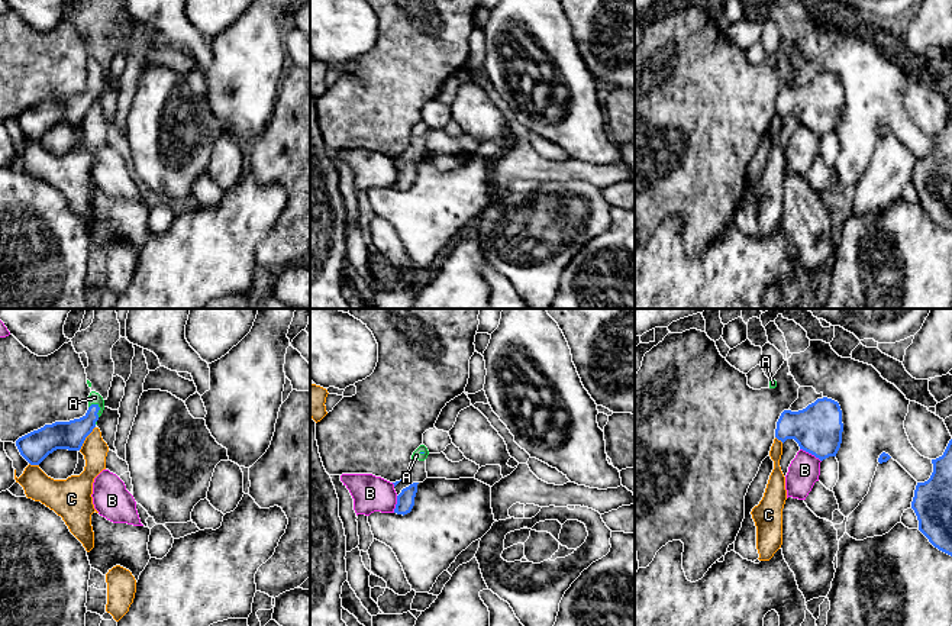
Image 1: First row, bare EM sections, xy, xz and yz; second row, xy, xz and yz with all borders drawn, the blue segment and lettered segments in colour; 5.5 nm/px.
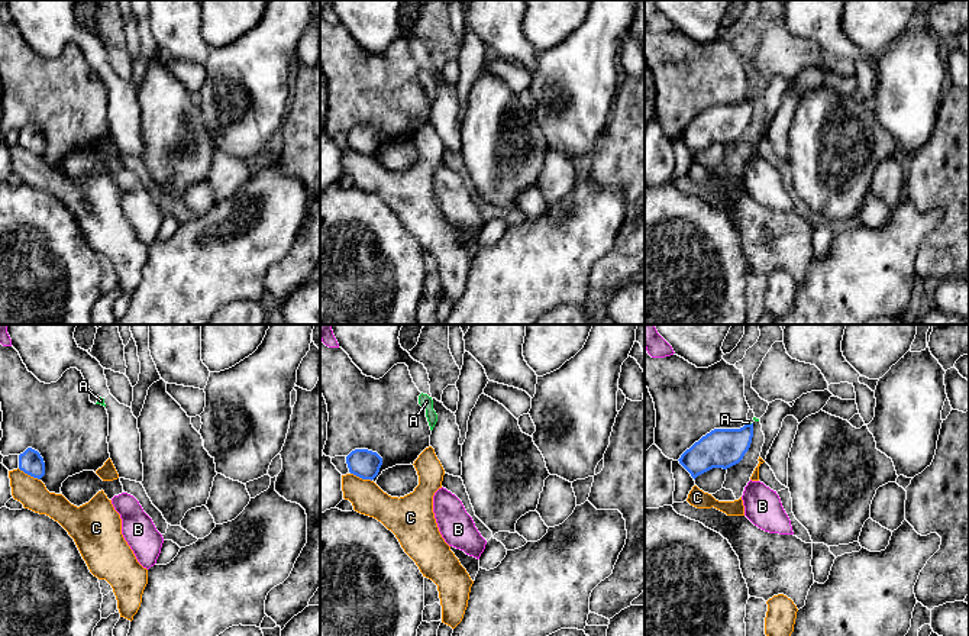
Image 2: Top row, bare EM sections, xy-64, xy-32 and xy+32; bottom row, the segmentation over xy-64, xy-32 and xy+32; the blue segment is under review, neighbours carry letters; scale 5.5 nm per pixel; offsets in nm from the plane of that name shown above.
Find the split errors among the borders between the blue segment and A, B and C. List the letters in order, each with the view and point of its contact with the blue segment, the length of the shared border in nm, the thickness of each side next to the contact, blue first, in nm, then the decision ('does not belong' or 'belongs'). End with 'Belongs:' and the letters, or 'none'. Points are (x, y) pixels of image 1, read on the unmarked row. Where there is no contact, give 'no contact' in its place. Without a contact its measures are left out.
A: xy (99, 84) | 90 nm | 160/70 nm | belongs
B: yz (810, 128) | 140 nm | 280/170 nm | does not belong
C: xy (86, 112) | 160 nm | 160/140 nm | does not belong
Belongs: A

